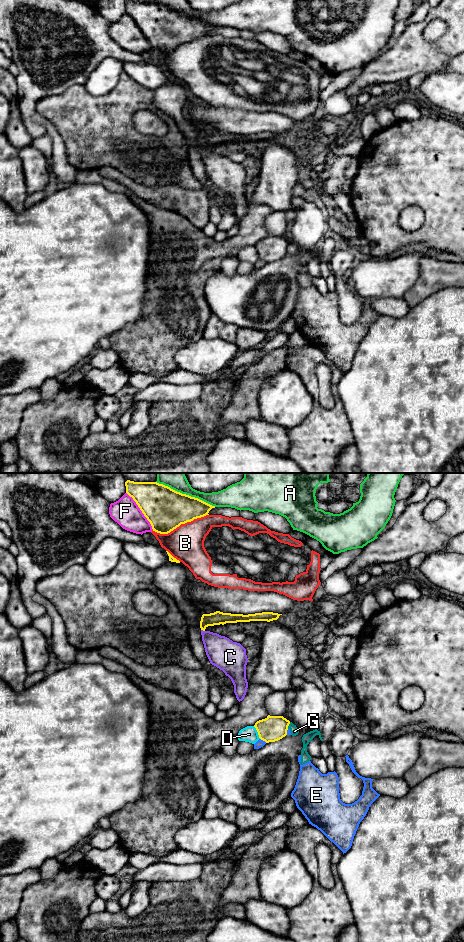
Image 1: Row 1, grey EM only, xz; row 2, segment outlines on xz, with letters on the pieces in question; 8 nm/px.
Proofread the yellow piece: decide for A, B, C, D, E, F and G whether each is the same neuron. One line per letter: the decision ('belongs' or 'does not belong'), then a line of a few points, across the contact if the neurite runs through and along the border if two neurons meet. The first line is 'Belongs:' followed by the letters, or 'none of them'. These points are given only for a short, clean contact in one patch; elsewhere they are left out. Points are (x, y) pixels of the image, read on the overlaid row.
Belongs: none of them
A: does not belong
B: does not belong
C: does not belong
D: does not belong
E: does not belong
F: does not belong
G: does not belong; line xz (290, 722), (287, 728)

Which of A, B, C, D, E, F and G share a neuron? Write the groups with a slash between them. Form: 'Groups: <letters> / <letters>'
Groups: A / B / C / D / E G / F

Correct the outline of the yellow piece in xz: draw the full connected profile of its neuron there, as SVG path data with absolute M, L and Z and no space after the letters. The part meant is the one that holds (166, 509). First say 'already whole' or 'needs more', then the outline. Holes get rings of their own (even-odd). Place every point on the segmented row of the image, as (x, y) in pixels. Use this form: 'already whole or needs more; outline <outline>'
already whole; outline M127 480L125 486L126 493L136 502L144 516L150 522L153 531L160 534L168 534L181 524L209 515L209 511L215 508L215 506L198 498L182 494L157 482L134 482Z

